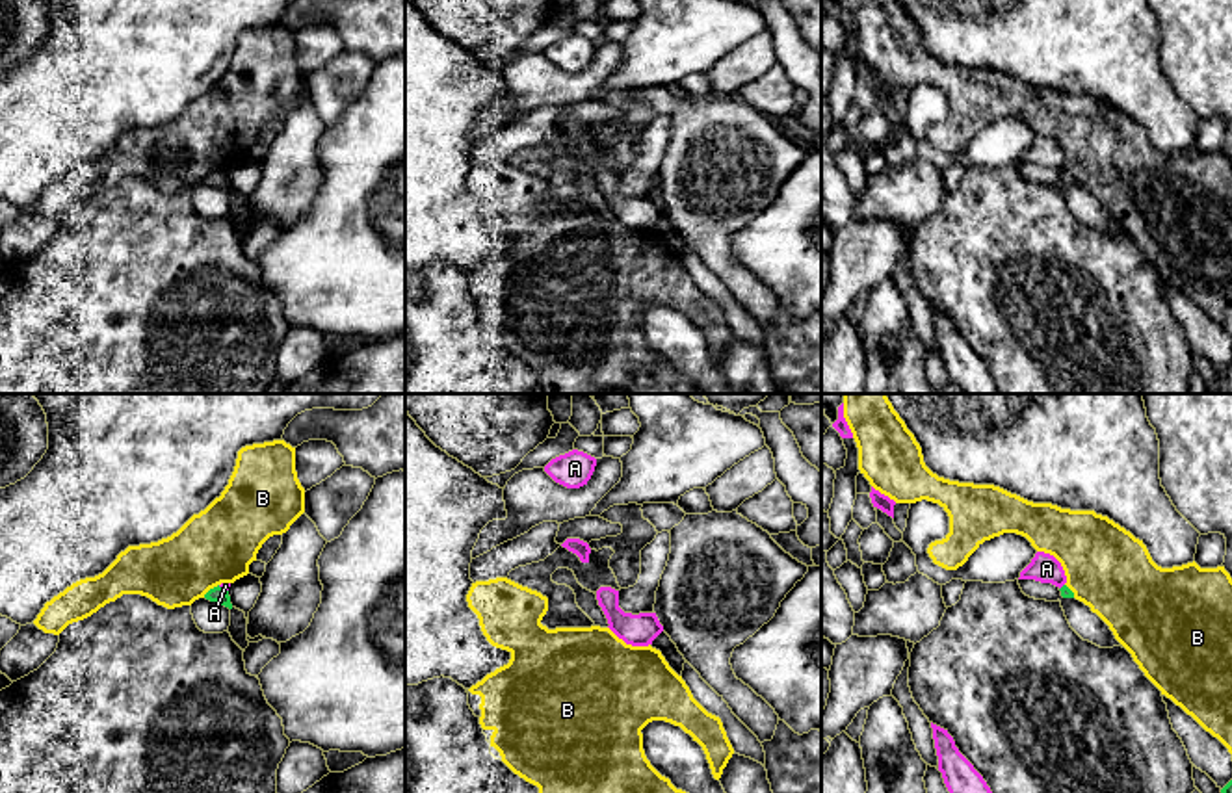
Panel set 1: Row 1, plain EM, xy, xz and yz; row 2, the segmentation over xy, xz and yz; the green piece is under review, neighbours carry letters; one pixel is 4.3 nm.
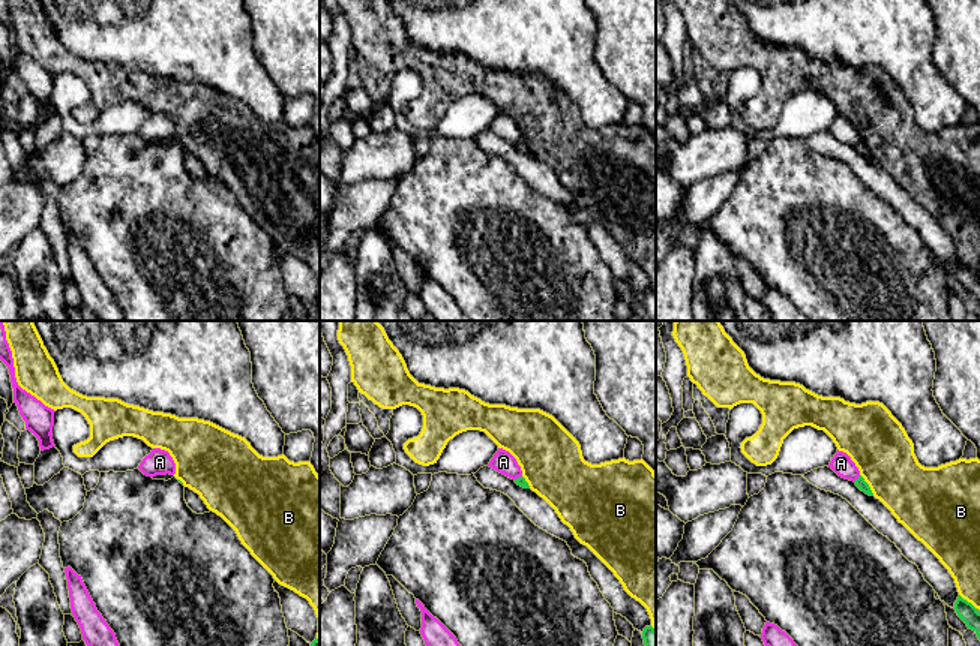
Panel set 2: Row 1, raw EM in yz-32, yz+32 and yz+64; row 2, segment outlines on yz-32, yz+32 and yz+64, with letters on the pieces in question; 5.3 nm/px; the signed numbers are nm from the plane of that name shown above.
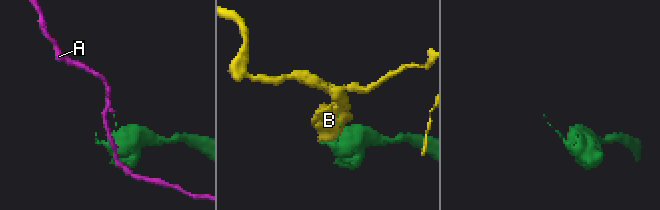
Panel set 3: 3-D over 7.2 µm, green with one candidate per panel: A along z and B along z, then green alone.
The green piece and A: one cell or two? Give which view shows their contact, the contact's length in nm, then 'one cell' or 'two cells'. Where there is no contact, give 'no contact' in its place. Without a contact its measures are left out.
xy | 50 nm | two cells

